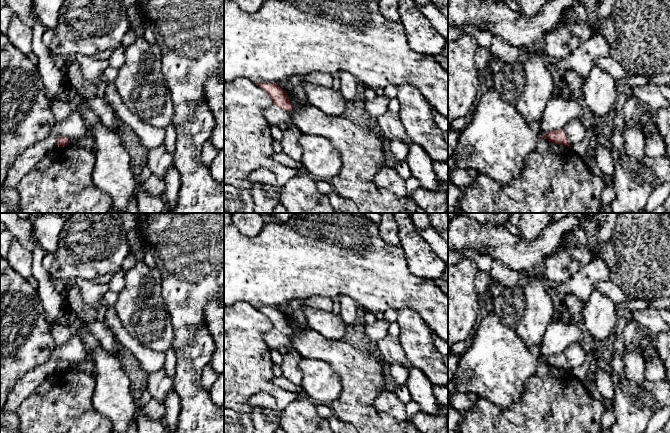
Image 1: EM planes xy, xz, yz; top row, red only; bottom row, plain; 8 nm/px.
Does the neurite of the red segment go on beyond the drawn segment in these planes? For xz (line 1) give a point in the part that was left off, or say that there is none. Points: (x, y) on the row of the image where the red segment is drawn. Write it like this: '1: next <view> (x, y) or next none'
1: next none

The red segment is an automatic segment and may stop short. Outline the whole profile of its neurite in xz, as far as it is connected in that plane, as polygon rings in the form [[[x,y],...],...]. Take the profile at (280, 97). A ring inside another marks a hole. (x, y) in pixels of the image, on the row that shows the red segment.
[[[255,83],[257,86],[265,90],[273,100],[273,104],[285,111],[293,111],[294,105],[289,99],[286,90],[277,83]]]

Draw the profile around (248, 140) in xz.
[[[239,77],[224,82],[224,183],[250,189],[250,174],[264,168],[276,176],[279,185],[284,186],[293,177],[306,172],[288,168],[272,159],[272,126],[263,115],[264,110],[272,105],[269,94],[249,79]]]

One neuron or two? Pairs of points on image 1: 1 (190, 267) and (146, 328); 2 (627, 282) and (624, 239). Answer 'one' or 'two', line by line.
1: two
2: one

